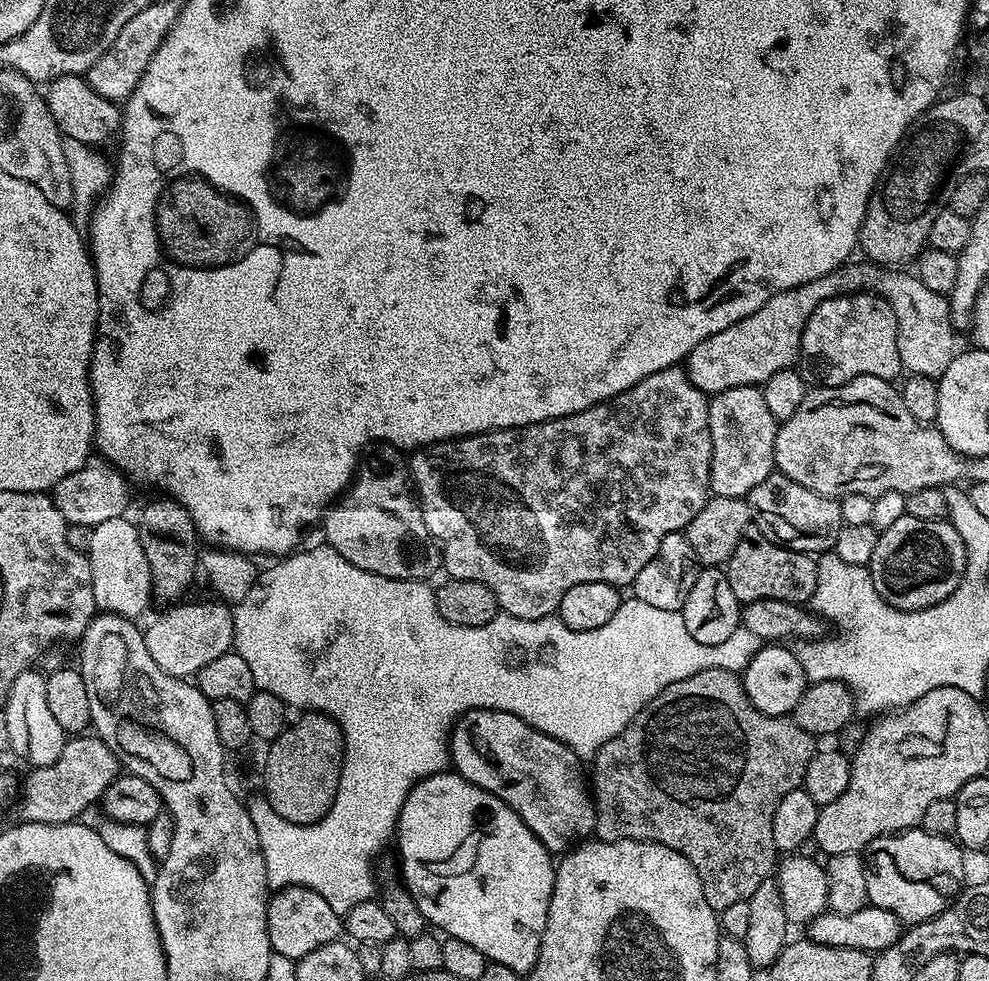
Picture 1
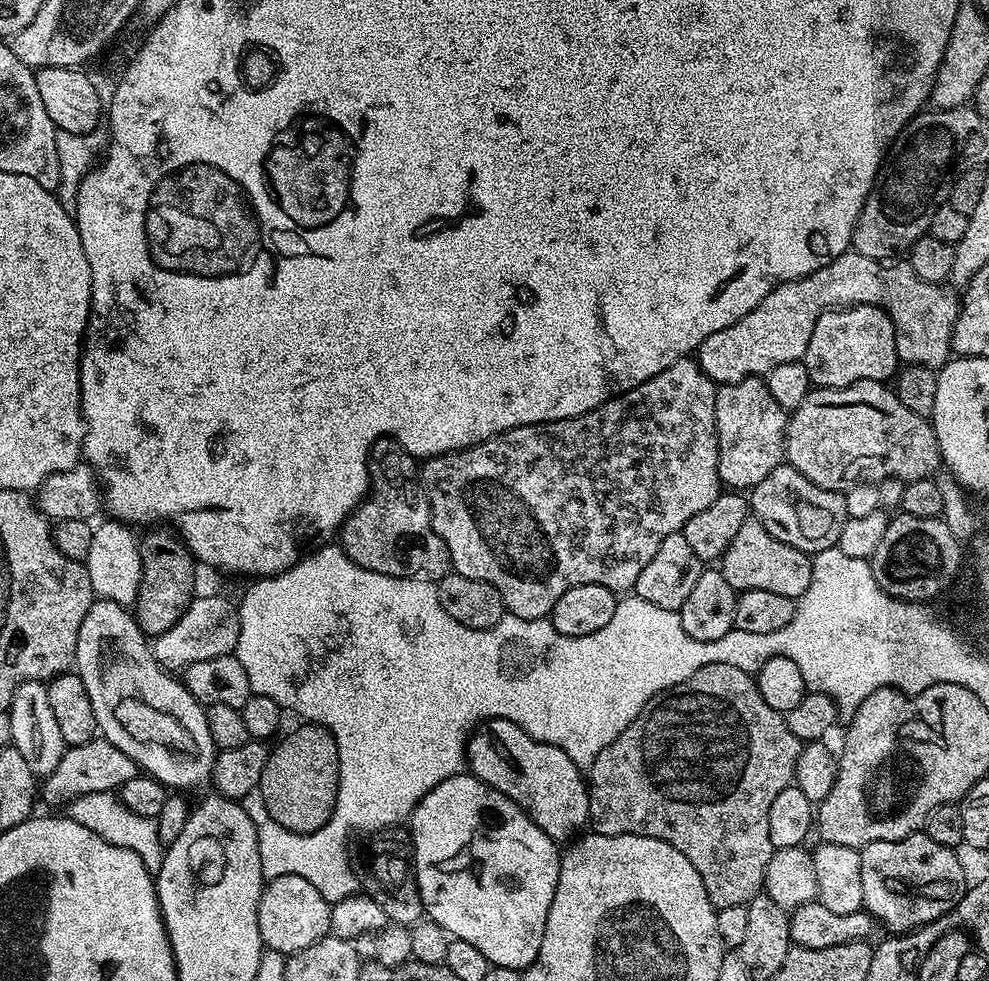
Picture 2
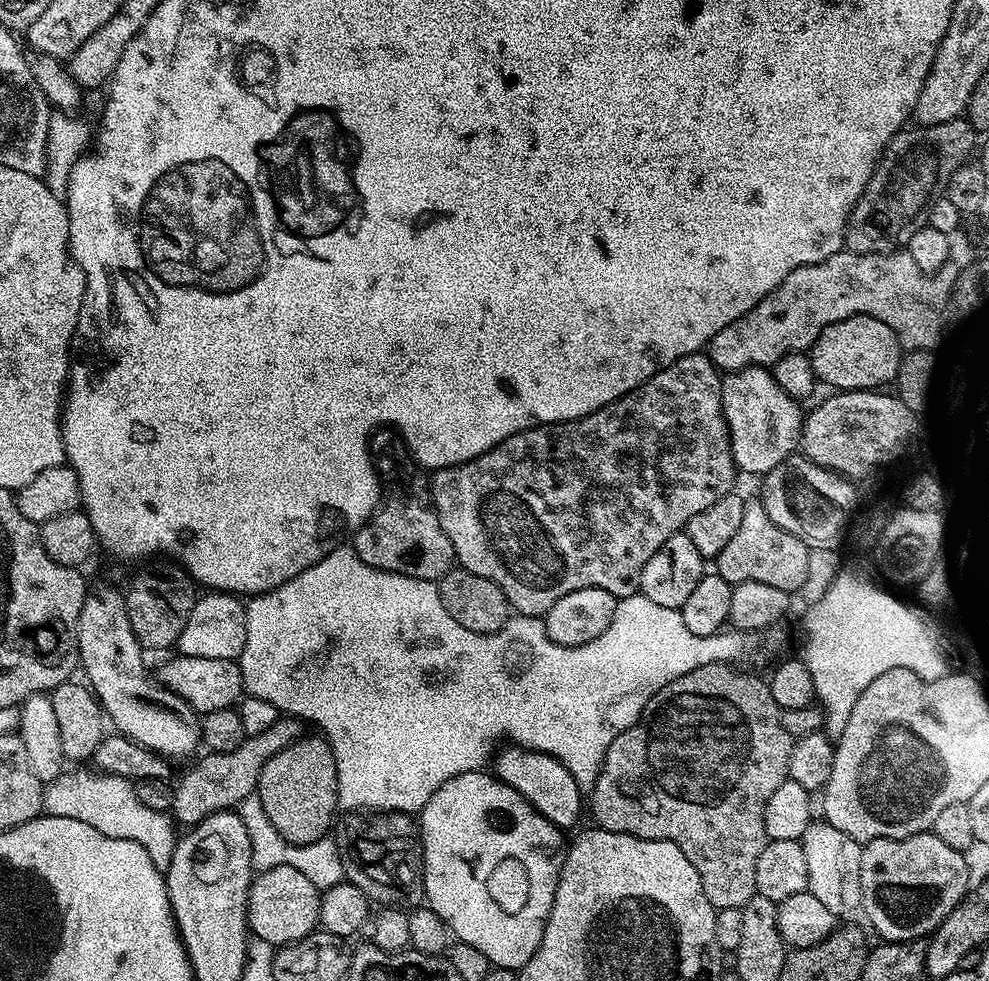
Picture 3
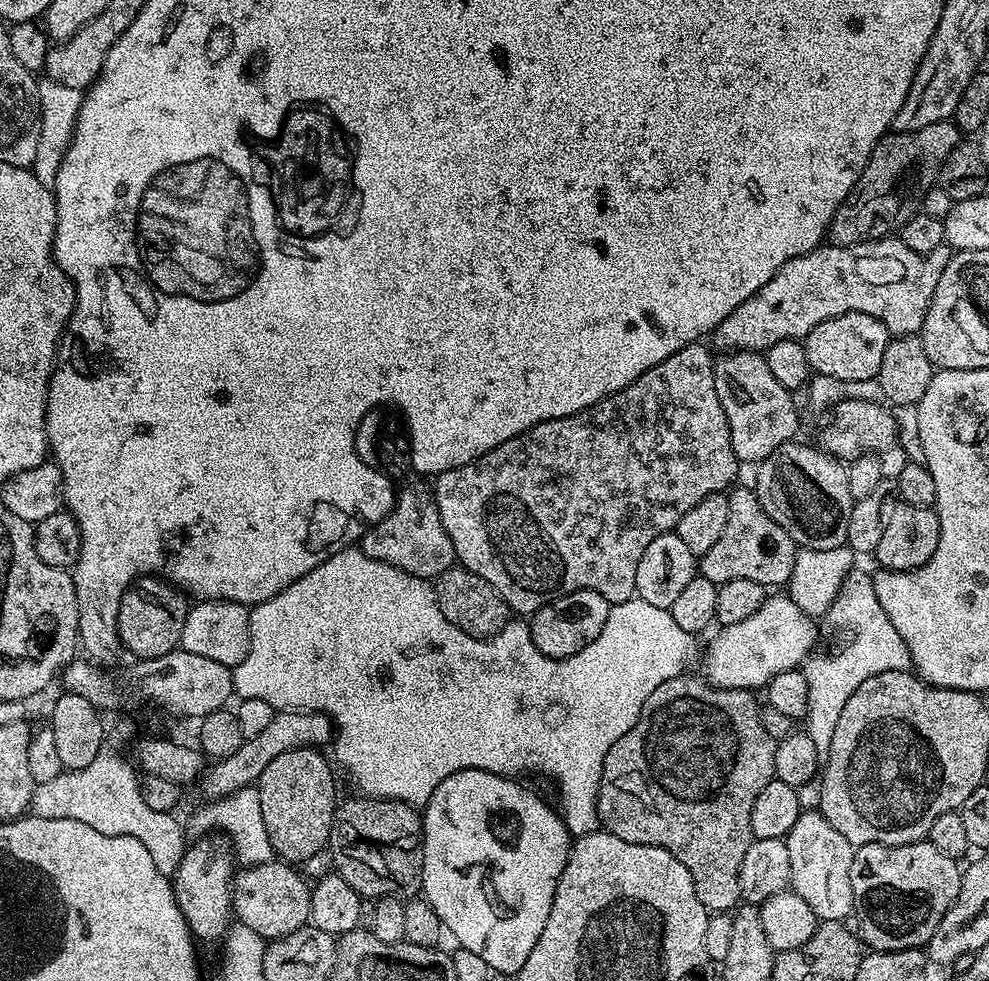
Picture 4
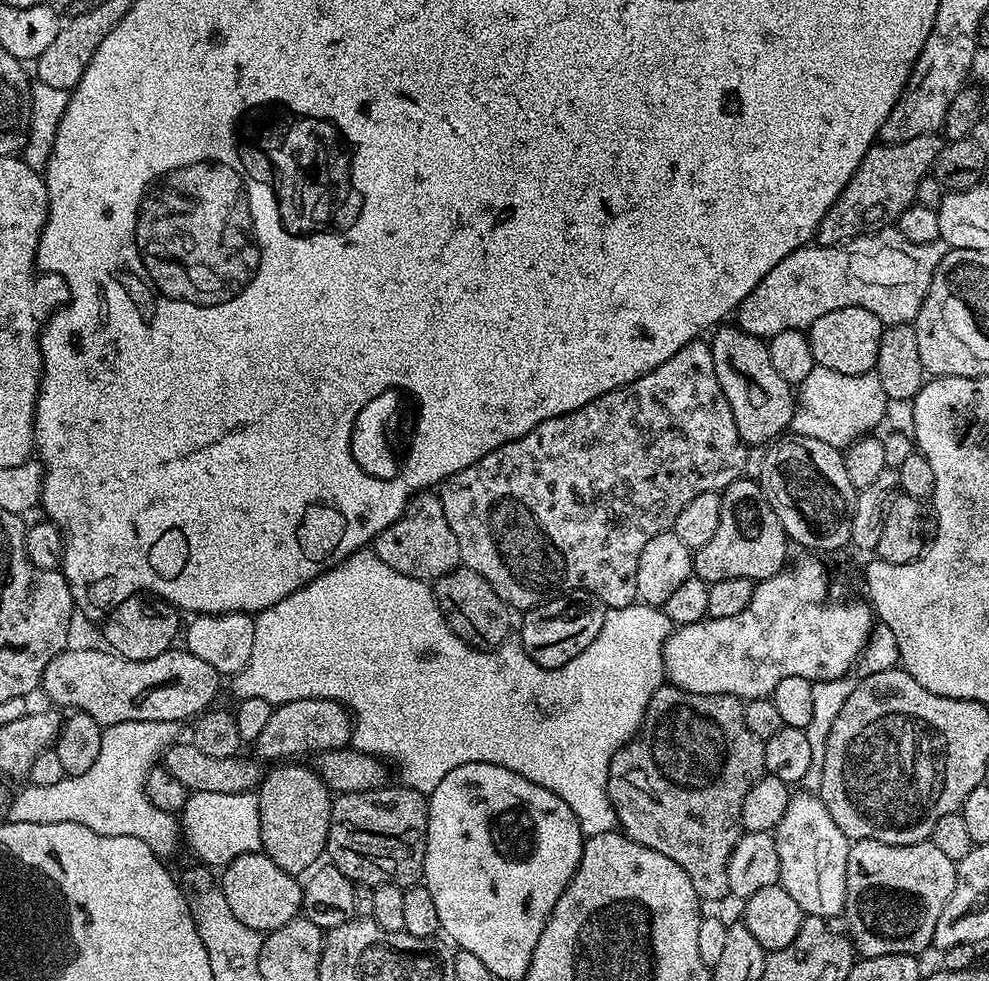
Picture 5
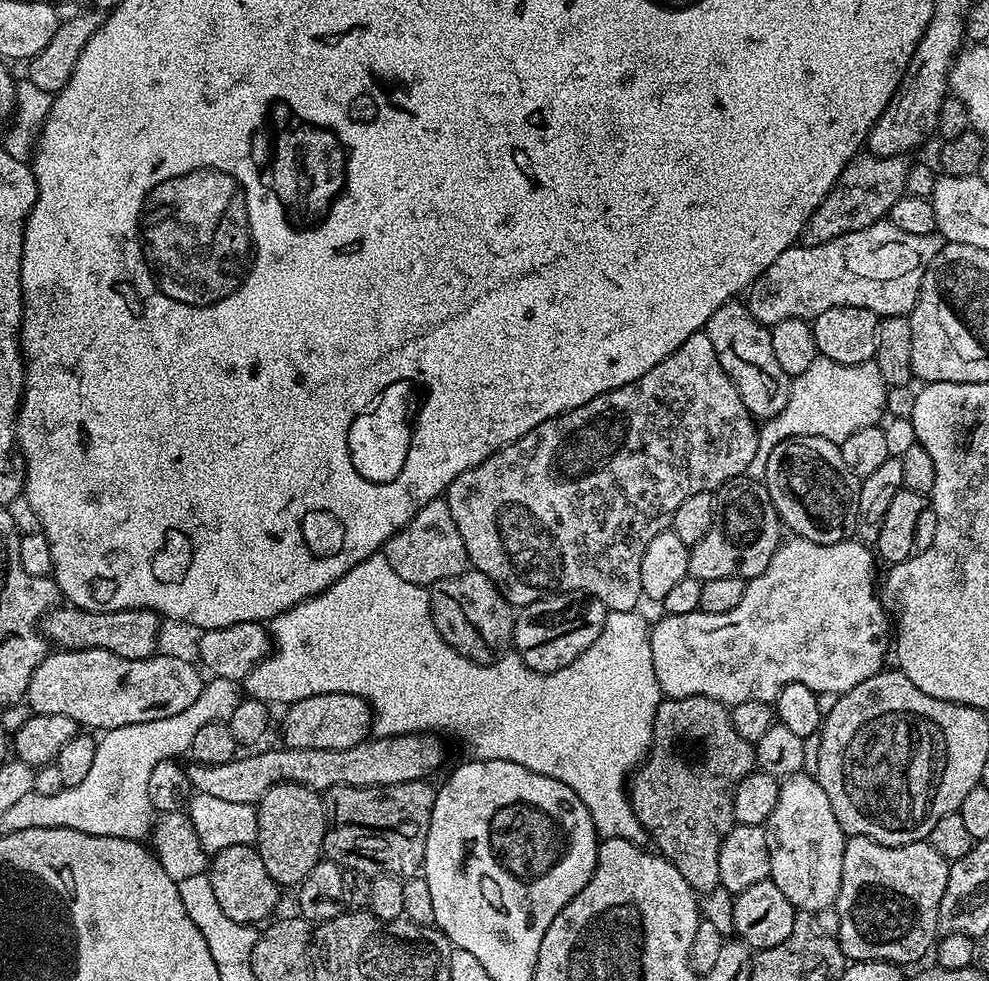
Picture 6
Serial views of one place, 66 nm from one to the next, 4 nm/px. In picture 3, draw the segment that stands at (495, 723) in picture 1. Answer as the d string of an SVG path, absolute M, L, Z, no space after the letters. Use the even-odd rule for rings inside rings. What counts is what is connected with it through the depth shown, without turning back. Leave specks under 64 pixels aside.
M519 746L507 747L501 747L495 753L494 774L502 782L506 782L506 786L518 790L518 794L522 794L522 798L526 798L526 802L530 802L530 806L534 806L534 810L538 810L538 814L545 816L554 827L568 830L580 816L582 799L580 787L574 782L570 770L566 770L566 766L562 766L562 762L558 762L550 754L532 752L529 748Z

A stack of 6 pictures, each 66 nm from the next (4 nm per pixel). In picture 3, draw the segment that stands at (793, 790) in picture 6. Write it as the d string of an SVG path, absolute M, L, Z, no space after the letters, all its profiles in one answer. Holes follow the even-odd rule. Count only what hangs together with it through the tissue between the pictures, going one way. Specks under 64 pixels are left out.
M813 822L808 825L802 837L808 875L808 891L826 906L837 918L844 918L860 908L860 867L862 866L861 841L834 830L826 822Z

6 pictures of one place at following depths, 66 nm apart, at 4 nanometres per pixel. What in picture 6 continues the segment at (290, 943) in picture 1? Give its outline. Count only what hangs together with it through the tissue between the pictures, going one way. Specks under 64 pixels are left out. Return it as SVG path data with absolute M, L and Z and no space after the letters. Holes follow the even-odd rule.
M253 845L228 846L226 850L215 853L211 857L207 875L214 886L214 898L218 898L218 906L222 906L224 913L234 918L234 922L256 926L259 920L267 921L273 915L271 912L280 900L282 888L274 882L274 878L270 878Z

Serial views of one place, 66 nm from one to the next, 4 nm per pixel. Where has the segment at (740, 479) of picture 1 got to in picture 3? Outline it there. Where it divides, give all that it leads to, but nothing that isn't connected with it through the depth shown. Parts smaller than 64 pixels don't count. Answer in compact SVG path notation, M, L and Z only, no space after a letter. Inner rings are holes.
M767 367L743 368L727 373L720 381L720 401L724 421L728 424L732 461L741 473L769 472L797 451L802 423L801 405L778 386Z

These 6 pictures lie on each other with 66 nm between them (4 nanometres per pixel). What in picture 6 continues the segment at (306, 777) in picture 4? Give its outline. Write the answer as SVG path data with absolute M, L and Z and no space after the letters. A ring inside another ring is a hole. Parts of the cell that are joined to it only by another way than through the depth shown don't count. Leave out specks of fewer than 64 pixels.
M291 780L270 786L259 804L255 805L258 830L254 847L276 884L300 885L306 874L310 874L310 870L314 870L314 866L322 859L330 816L326 811L325 801L323 804L320 800L323 800L321 793Z

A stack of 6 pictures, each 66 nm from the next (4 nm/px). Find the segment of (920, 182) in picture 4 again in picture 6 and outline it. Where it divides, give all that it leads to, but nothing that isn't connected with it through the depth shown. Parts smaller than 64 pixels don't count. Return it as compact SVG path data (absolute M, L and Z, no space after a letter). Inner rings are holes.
M858 154L854 157L844 167L838 182L832 187L830 194L826 194L826 198L820 203L818 210L814 210L814 214L810 214L810 218L800 235L799 243L805 248L822 246L842 234L850 234L854 230L866 230L866 226L881 223L887 217L888 211L894 206L894 202L898 202L898 198L905 195L910 167L910 160L908 159L907 155L874 156L871 154Z

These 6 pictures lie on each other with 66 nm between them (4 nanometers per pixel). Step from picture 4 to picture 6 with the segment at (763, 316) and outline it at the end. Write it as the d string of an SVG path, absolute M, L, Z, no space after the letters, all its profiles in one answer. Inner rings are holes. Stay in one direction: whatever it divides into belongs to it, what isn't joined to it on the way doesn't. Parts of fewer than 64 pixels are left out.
M881 222L866 226L866 230L854 230L850 234L842 234L838 238L834 238L822 246L810 246L809 248L793 246L787 248L782 254L778 254L778 258L774 258L774 262L770 262L770 266L766 266L766 270L763 274L753 282L751 288L747 289L746 303L750 314L754 314L754 318L758 318L758 322L769 326L777 324L778 322L786 322L786 318L802 318L803 320L811 322L815 320L818 314L822 314L822 310L830 310L834 306L858 306L859 308L870 310L878 318L886 316L908 316L914 310L914 306L918 302L922 278L926 274L930 262L944 249L945 243L944 237L937 231L931 232L930 234L906 234L906 230L898 230L898 226L887 222Z

